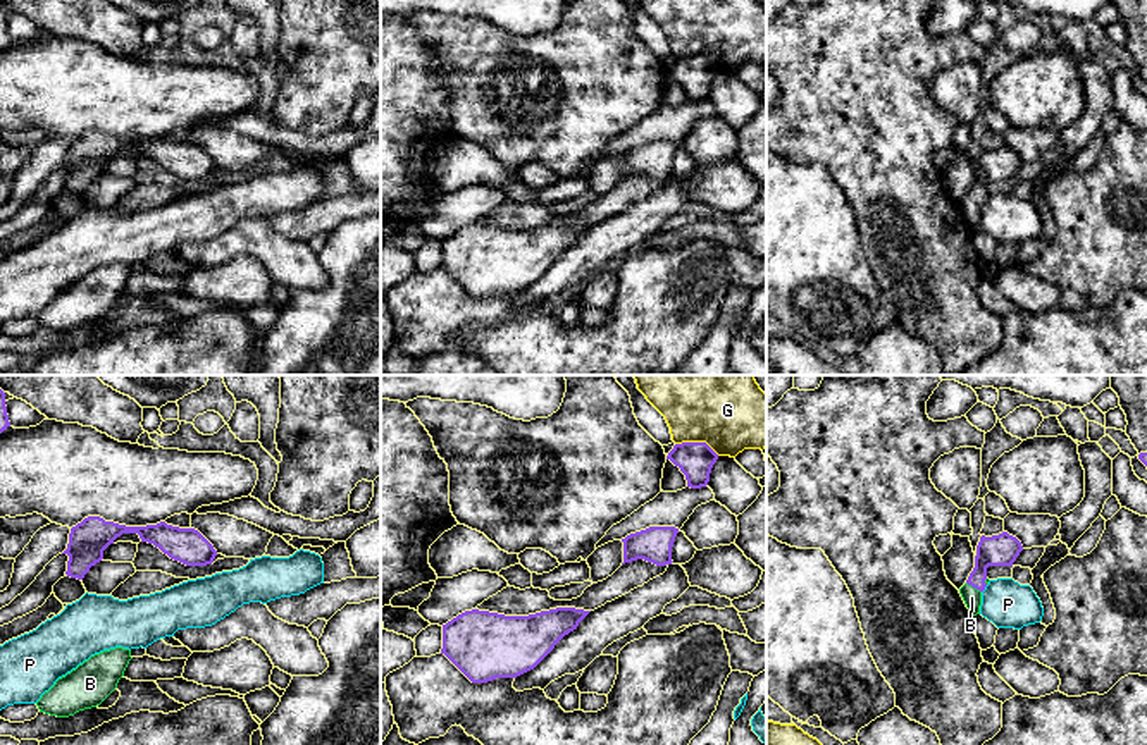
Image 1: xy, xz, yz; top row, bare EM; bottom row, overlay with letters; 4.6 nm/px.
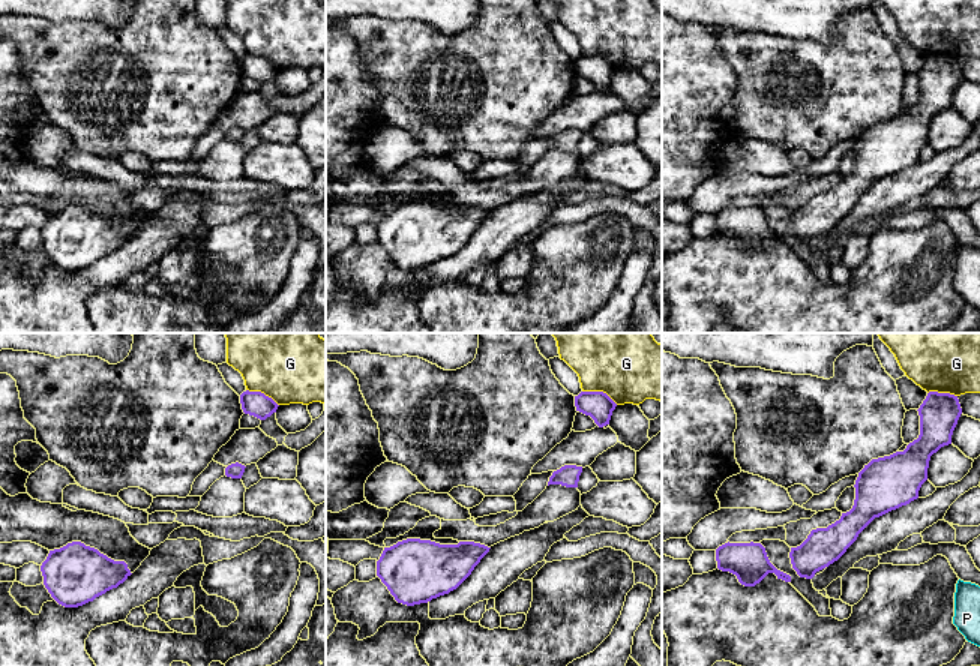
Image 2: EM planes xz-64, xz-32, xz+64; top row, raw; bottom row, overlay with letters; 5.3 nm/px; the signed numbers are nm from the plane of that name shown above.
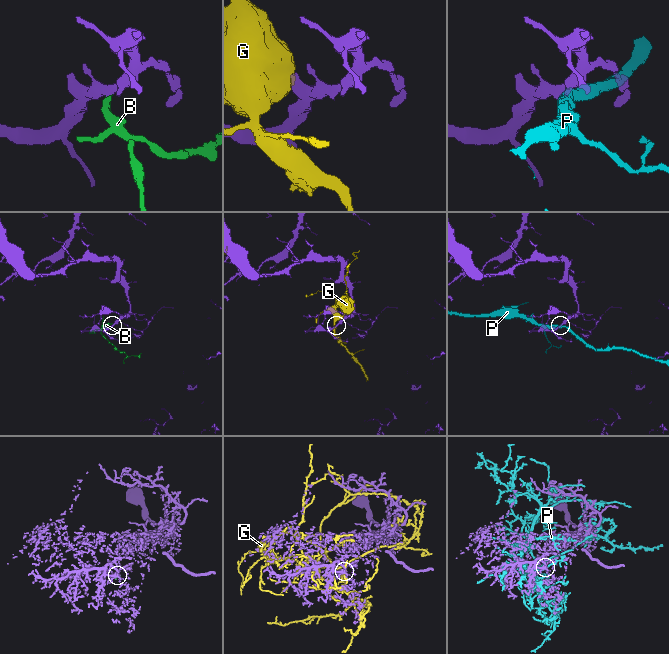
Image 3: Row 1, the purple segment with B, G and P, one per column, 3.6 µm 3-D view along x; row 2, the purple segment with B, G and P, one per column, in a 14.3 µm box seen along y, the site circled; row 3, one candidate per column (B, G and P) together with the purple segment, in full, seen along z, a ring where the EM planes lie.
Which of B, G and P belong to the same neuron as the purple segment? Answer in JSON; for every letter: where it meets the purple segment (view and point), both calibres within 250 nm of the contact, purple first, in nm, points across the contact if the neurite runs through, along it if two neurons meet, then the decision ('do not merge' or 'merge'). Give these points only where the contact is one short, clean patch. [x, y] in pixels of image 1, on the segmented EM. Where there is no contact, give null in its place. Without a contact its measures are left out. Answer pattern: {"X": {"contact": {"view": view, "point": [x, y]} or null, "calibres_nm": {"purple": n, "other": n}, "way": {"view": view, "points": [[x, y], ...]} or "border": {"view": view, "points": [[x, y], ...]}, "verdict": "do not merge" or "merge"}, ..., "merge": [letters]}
{"B": {"contact": {"view": "yz", "point": [973, 587]}, "calibres_nm": {"purple": 150, "other": 90}, "way": {"view": "yz", "points": [[1003, 549], [980, 566], [973, 587], [972, 597]]}, "verdict": "merge"}, "G": {"contact": {"view": "xz", "point": [698, 443]}, "calibres_nm": {"purple": 160, "other": 460}, "border": {"view": "xz", "points": [[675, 443], [706, 443], [719, 455]]}, "verdict": "do not merge"}, "P": {"contact": {"view": "yz", "point": [984, 589]}, "calibres_nm": {"purple": 150, "other": 220}, "verdict": "do not merge"}, "merge": ["B"]}

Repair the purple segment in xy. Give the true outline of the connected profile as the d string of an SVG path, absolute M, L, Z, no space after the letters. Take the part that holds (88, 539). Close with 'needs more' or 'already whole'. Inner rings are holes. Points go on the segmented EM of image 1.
M88 516L71 528L67 549L62 552L69 556L65 575L83 580L90 568L103 559L103 551L122 533L138 533L141 542L153 544L186 566L207 566L217 556L214 545L195 528L179 528L165 521L126 526L100 516Z; already whole

